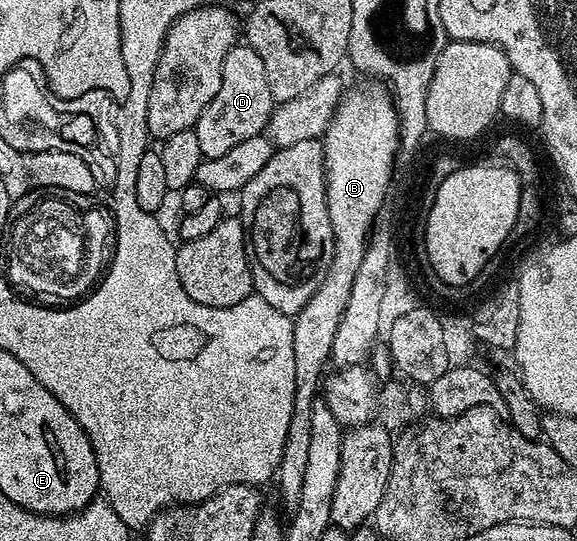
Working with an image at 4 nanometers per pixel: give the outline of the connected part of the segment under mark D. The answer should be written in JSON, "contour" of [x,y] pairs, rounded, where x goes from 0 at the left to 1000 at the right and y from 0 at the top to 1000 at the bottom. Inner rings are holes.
{"contour":[[[430,79],[404,83],[400,94],[393,94],[393,109],[386,109],[386,146],[380,153],[380,170],[373,174],[373,183],[366,183],[366,190],[359,190],[338,233],[350,292],[378,290],[400,279],[400,272],[412,264],[454,251],[475,200],[456,109],[449,109],[445,96]]]}

